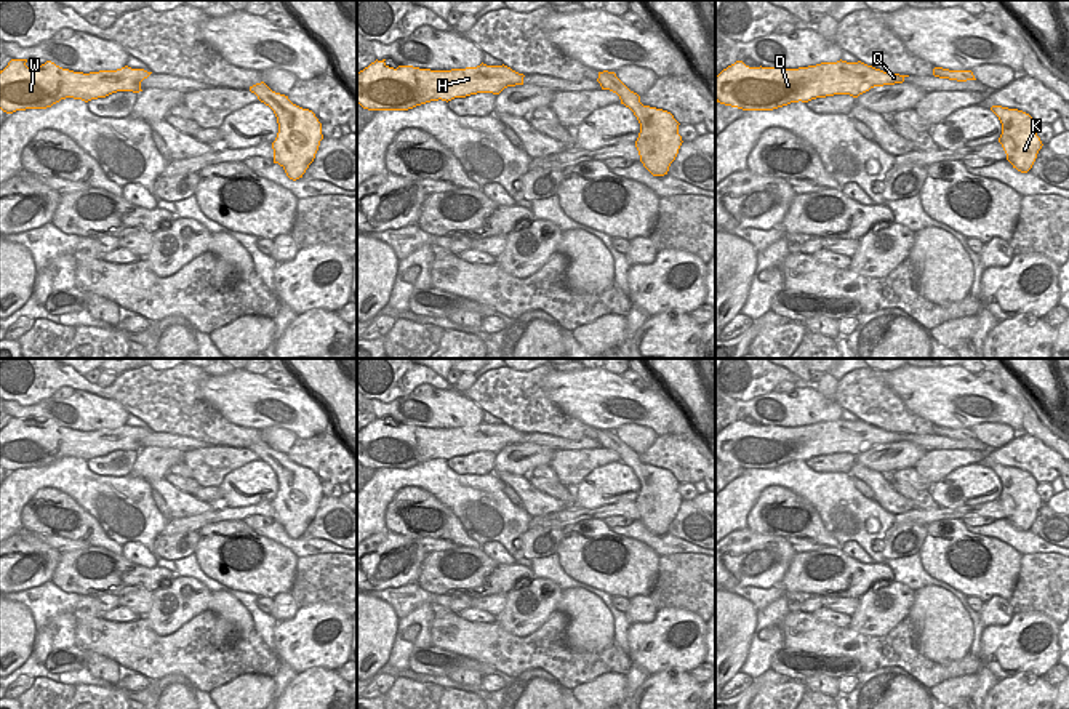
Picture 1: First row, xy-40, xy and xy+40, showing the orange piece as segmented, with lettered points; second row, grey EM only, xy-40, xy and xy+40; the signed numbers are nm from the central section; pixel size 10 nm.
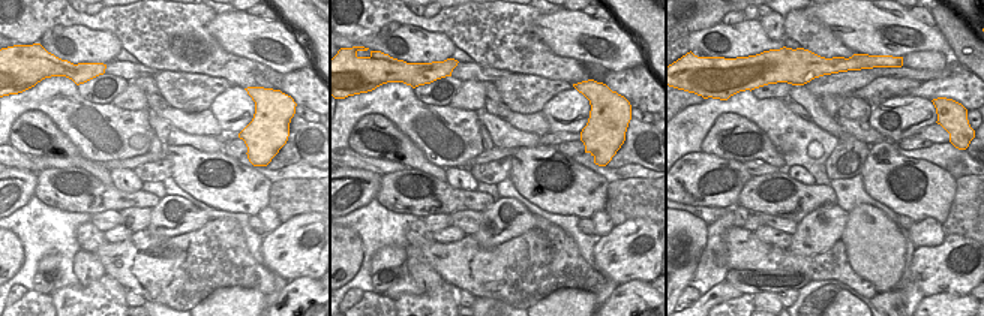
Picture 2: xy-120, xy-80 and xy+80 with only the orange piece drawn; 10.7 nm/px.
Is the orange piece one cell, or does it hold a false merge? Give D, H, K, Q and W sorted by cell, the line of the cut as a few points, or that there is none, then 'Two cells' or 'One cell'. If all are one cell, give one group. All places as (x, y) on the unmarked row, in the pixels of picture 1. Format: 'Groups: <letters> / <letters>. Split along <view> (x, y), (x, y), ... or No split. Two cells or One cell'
Groups: D H K Q W. No split. One cell

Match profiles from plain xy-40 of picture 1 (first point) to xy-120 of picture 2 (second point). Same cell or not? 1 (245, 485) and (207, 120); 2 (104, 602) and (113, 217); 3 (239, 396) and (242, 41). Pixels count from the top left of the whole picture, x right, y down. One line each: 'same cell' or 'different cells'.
1: different cells
2: same cell
3: same cell

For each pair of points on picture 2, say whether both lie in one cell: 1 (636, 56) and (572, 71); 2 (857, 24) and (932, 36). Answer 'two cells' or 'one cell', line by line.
1: two cells
2: one cell

